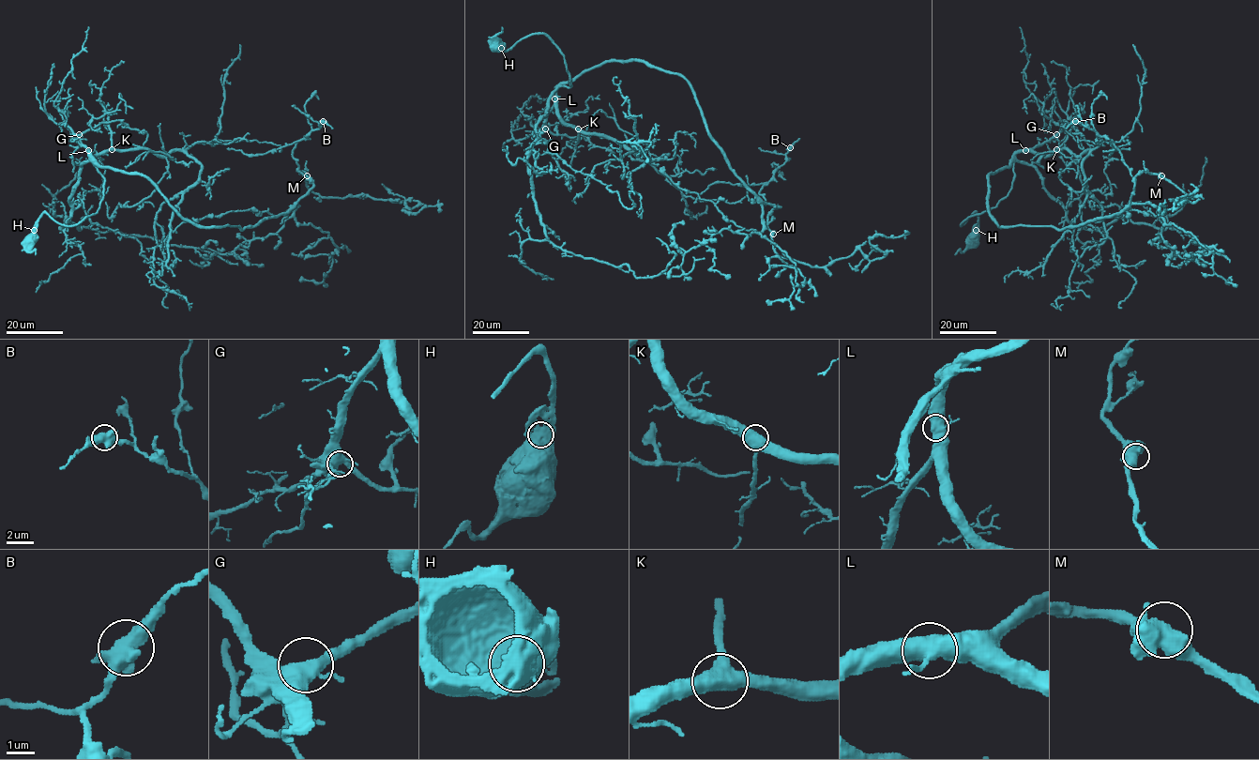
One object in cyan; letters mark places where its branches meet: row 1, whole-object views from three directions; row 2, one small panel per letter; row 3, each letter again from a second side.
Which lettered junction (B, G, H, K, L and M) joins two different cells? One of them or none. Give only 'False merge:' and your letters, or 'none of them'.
False merge: none of them

